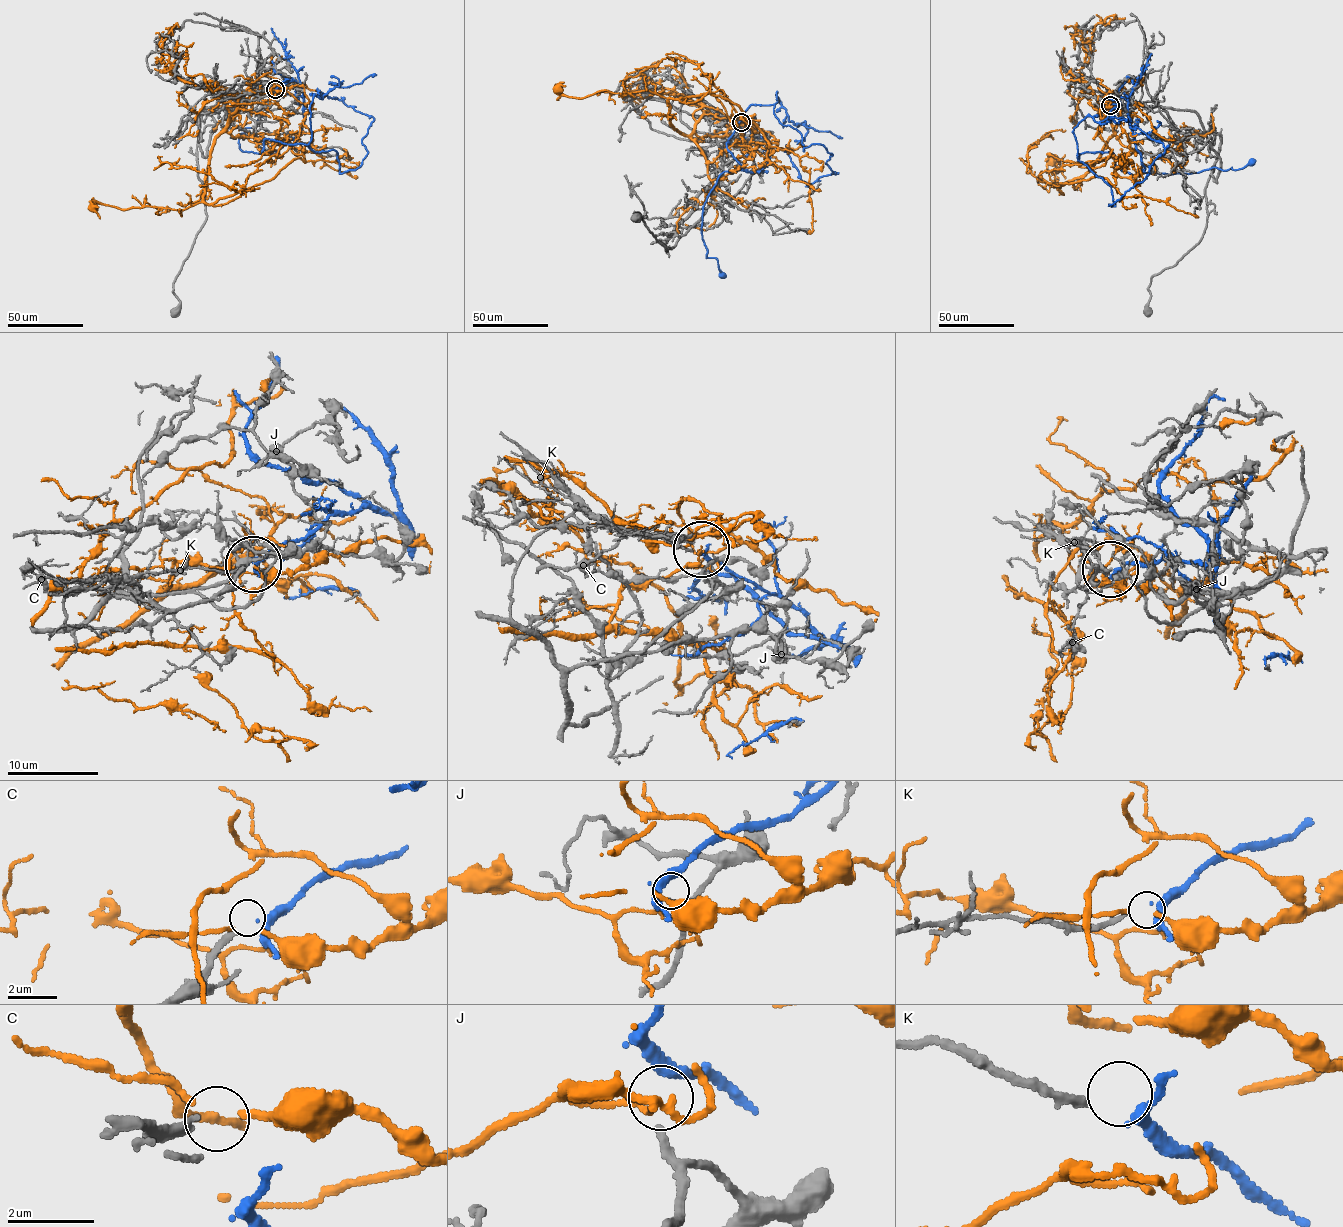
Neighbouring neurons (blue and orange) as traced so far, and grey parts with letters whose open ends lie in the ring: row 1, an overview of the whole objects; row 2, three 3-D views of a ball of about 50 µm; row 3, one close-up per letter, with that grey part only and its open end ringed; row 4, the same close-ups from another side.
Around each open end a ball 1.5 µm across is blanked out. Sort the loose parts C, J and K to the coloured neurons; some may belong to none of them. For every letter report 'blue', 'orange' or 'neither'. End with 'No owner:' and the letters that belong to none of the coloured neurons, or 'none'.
C: neither
J: neither
K: blue
No owner: C, J

